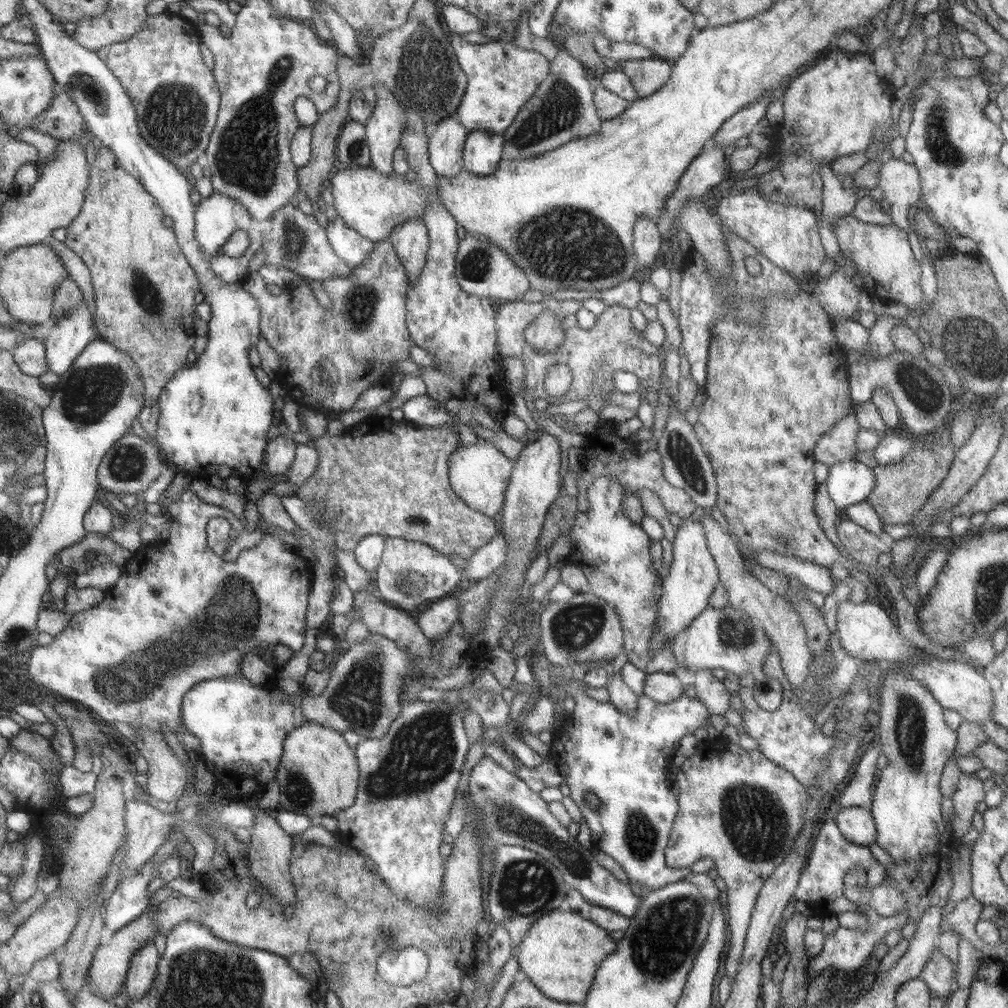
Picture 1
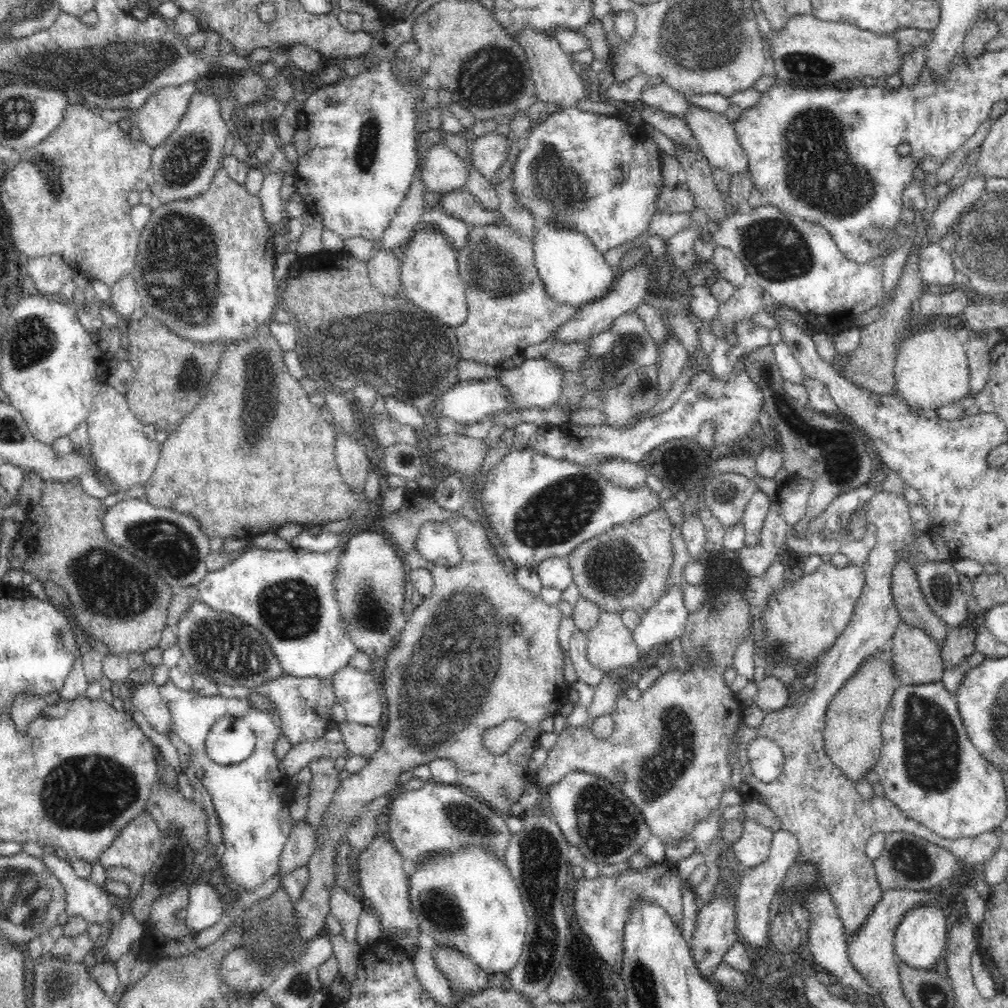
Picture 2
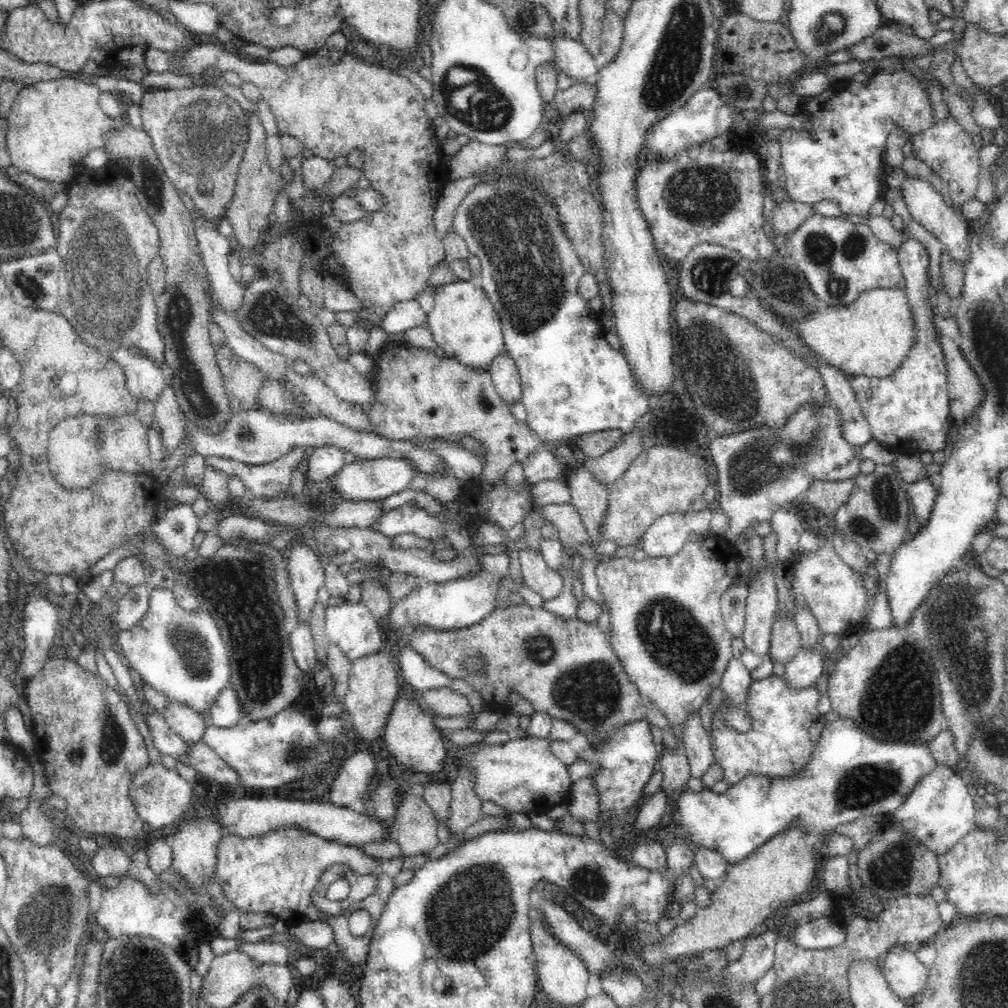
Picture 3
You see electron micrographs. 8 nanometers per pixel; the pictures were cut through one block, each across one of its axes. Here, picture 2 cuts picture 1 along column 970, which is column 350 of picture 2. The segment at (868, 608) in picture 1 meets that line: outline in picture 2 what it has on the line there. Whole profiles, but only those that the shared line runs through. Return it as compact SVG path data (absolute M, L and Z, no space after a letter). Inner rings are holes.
M348 664L332 674L330 679L337 701L346 712L346 721L355 722L360 726L375 727L380 724L380 718L382 718L382 712L384 712L384 704L382 704L380 688L378 688L378 684L376 684L370 673L356 670Z

